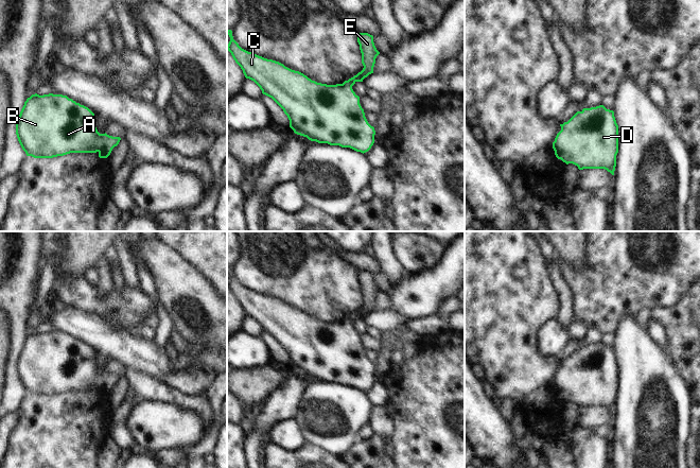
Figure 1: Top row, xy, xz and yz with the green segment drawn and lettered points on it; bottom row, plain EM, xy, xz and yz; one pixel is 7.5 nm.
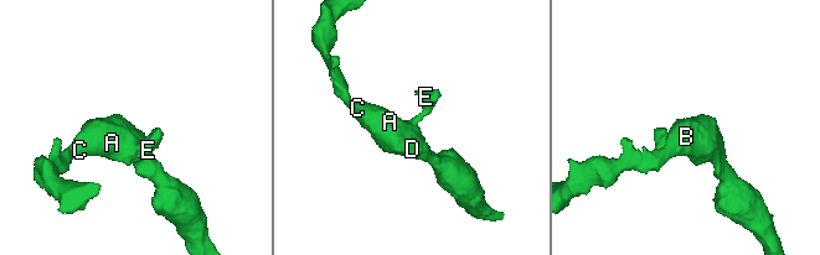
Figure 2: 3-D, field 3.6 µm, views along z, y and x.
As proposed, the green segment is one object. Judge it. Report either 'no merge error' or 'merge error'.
no merge error

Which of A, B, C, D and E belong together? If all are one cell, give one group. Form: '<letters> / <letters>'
A B C D E

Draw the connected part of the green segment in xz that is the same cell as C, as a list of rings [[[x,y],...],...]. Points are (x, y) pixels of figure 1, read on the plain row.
[[[227,267],[227,272],[230,275],[227,288],[243,308],[245,315],[253,318],[263,332],[272,335],[283,347],[290,358],[290,365],[295,371],[307,375],[311,379],[350,385],[363,392],[371,386],[374,381],[375,368],[368,361],[360,342],[360,334],[355,332],[352,324],[373,311],[375,296],[380,290],[374,283],[372,273],[357,272],[363,308],[343,322],[327,323],[312,318],[303,311],[292,308],[279,299],[242,287],[233,277],[232,268]]]

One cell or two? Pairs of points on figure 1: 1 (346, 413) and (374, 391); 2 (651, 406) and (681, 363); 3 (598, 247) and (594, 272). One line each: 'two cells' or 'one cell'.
1: two cells
2: two cells
3: one cell

